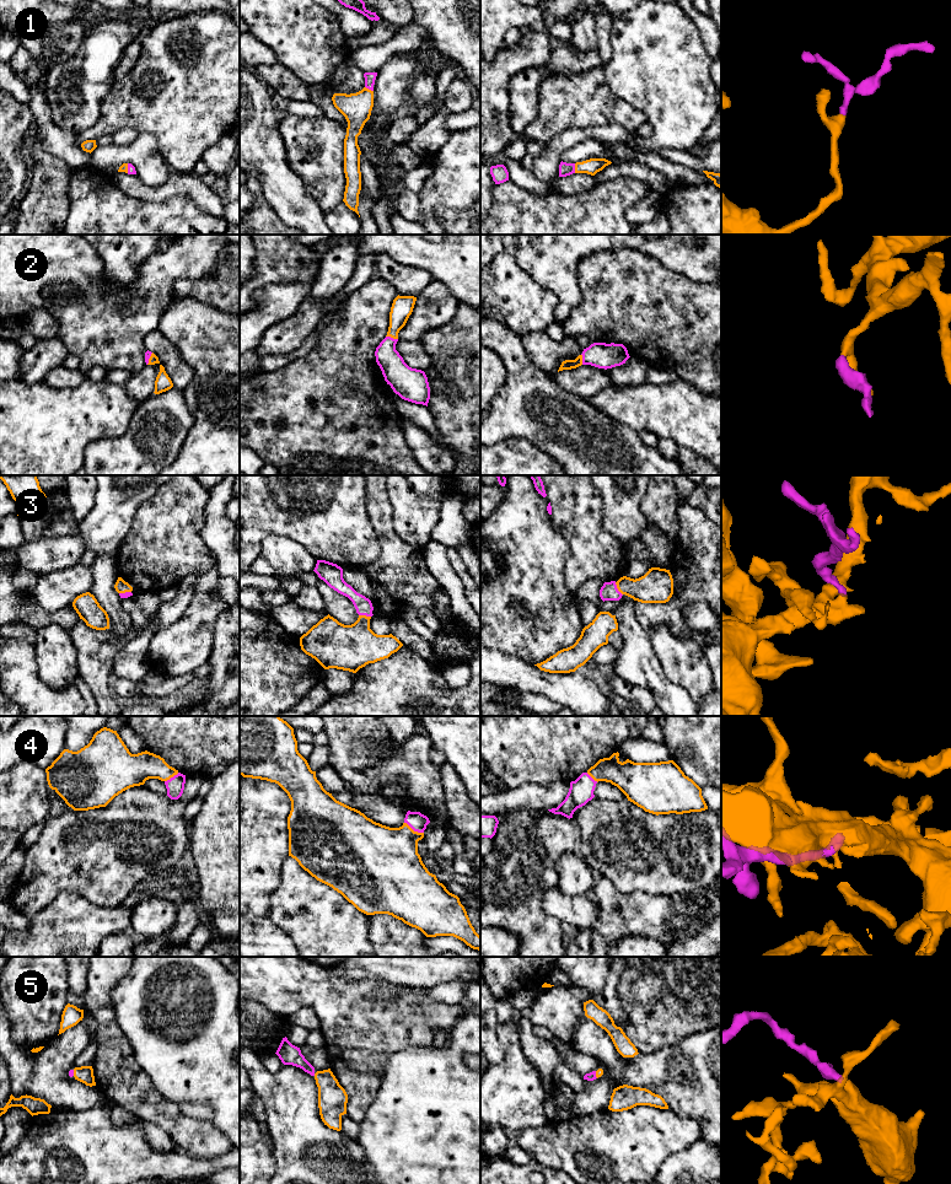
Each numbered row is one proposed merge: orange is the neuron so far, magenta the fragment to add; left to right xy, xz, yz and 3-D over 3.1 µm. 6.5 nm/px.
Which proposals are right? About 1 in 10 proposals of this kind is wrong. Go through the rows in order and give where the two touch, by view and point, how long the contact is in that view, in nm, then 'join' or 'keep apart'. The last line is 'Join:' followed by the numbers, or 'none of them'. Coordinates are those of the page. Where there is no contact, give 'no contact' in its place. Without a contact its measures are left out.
1: meets orange in yz at (575, 168); contact 60 nm long; join
2: meets orange in xz at (392, 337); contact 80 nm long; join
3: meets orange in yz at (617, 587); contact 100 nm long; join
4: meets orange in xz at (413, 830); contact 150 nm long; join
5: meets orange in yz at (596, 1075); contact 50 nm long; join
Join: 1, 2, 3, 4, 5

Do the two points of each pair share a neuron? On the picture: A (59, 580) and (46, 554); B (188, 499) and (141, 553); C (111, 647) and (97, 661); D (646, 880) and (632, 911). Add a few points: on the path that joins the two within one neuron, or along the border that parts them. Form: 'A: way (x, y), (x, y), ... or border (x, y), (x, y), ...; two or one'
A: border (79, 563), (48, 571), (38, 577); two
B: way (176, 512), (168, 526), (155, 539); one
C: way (107, 651), (101, 657); one
D: border (613, 883), (623, 893), (644, 891), (670, 895); two

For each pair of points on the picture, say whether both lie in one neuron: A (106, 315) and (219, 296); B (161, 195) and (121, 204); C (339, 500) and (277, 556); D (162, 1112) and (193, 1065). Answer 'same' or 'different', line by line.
A: different
B: different
C: different
D: different

